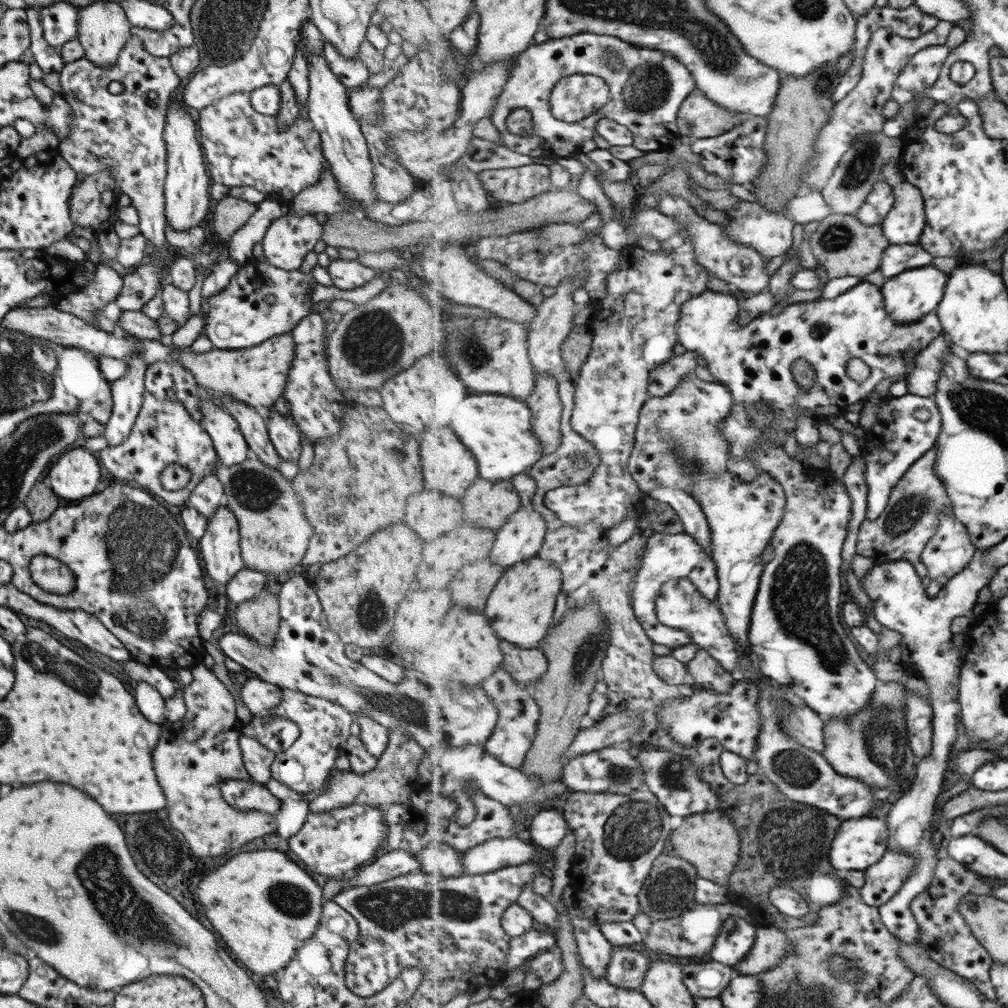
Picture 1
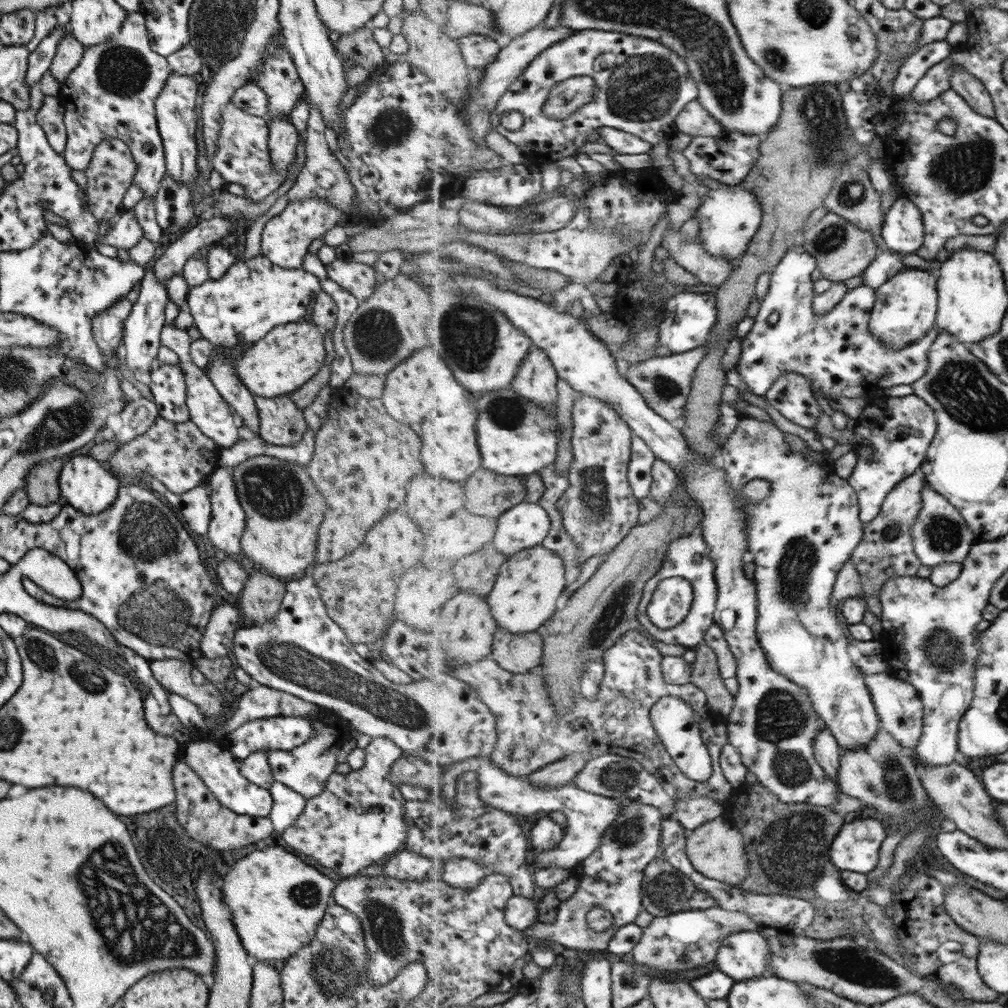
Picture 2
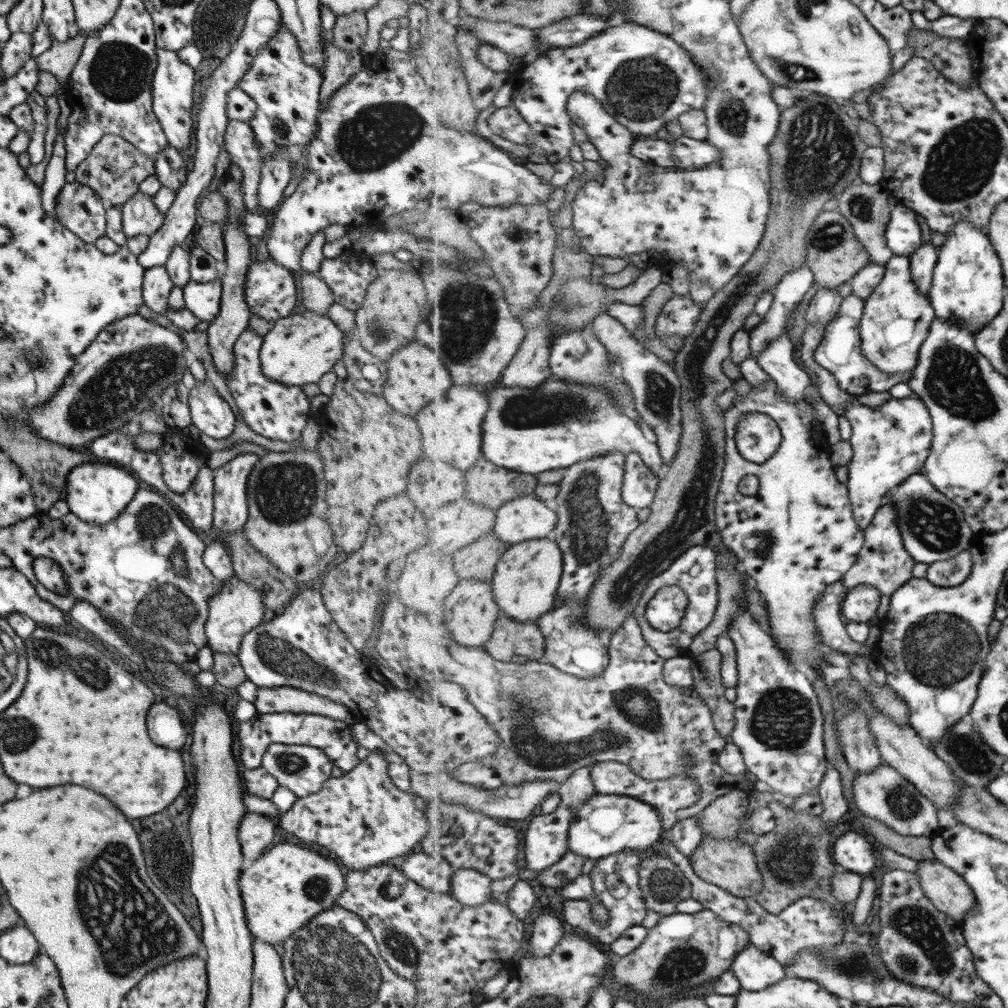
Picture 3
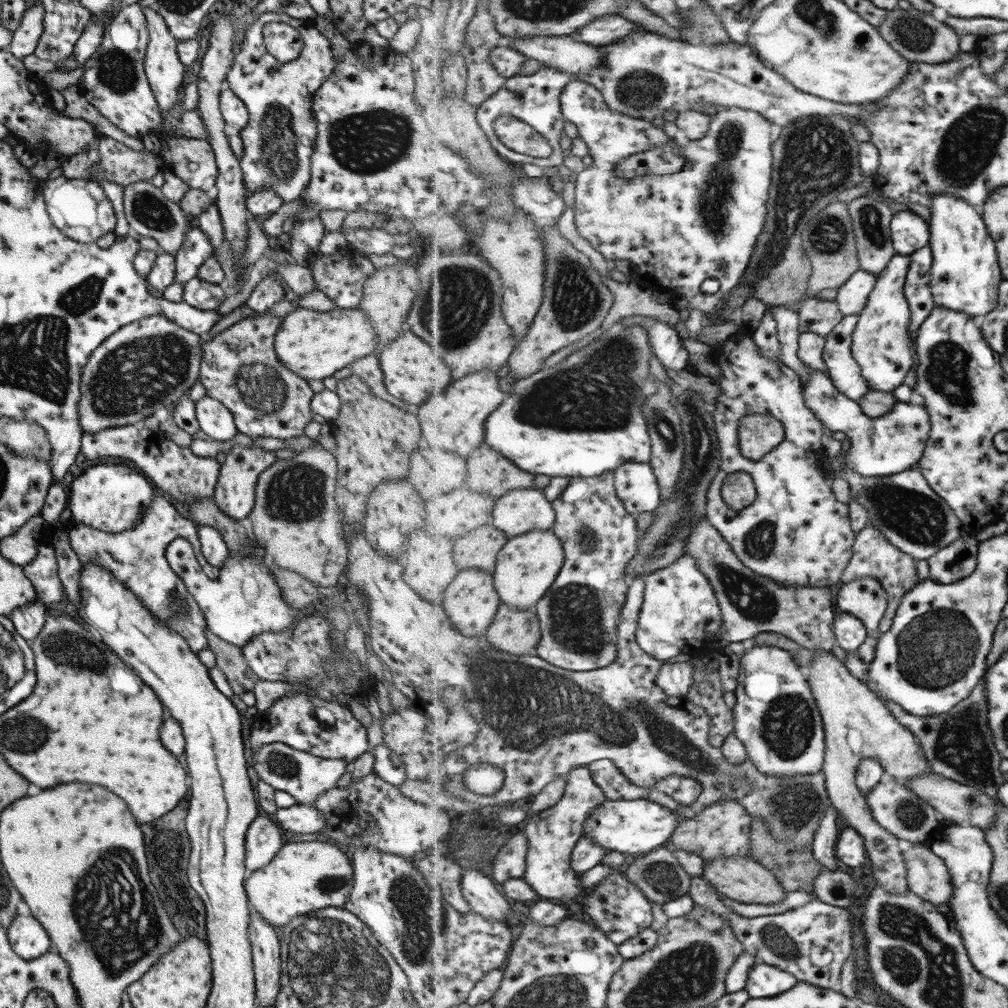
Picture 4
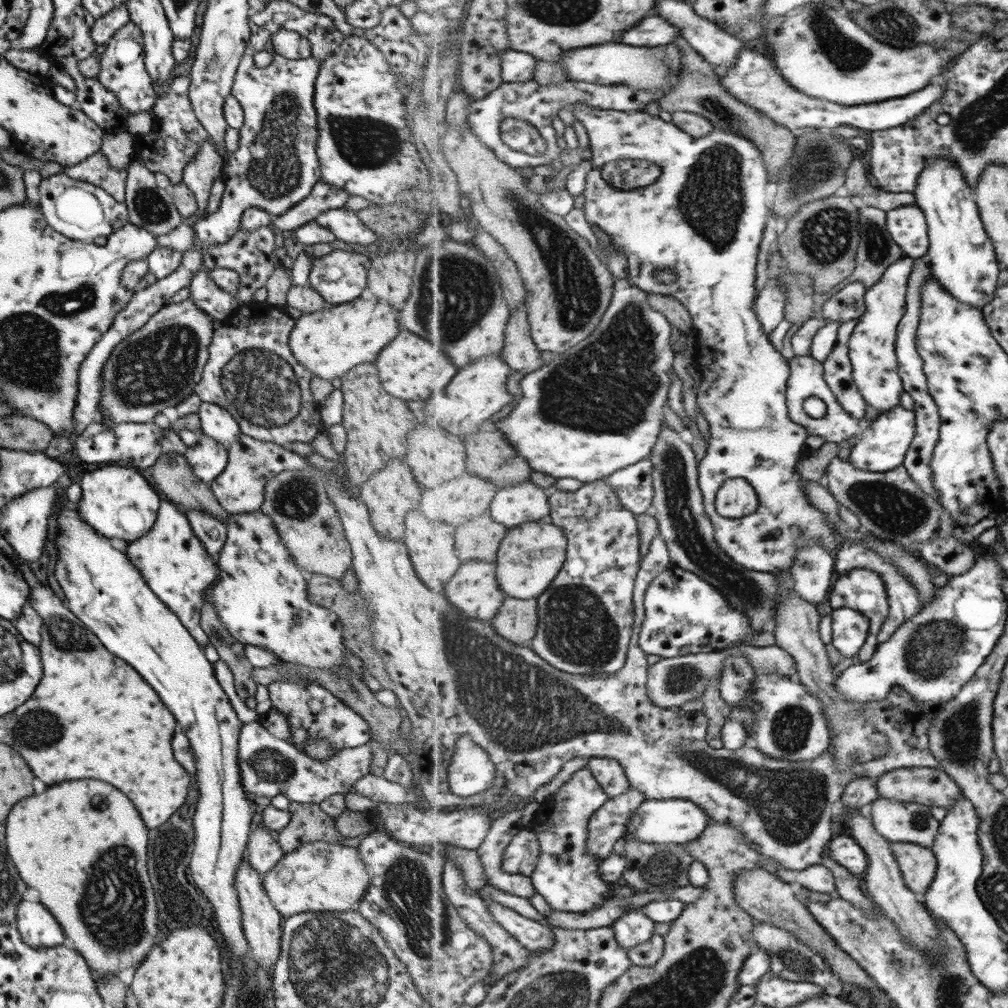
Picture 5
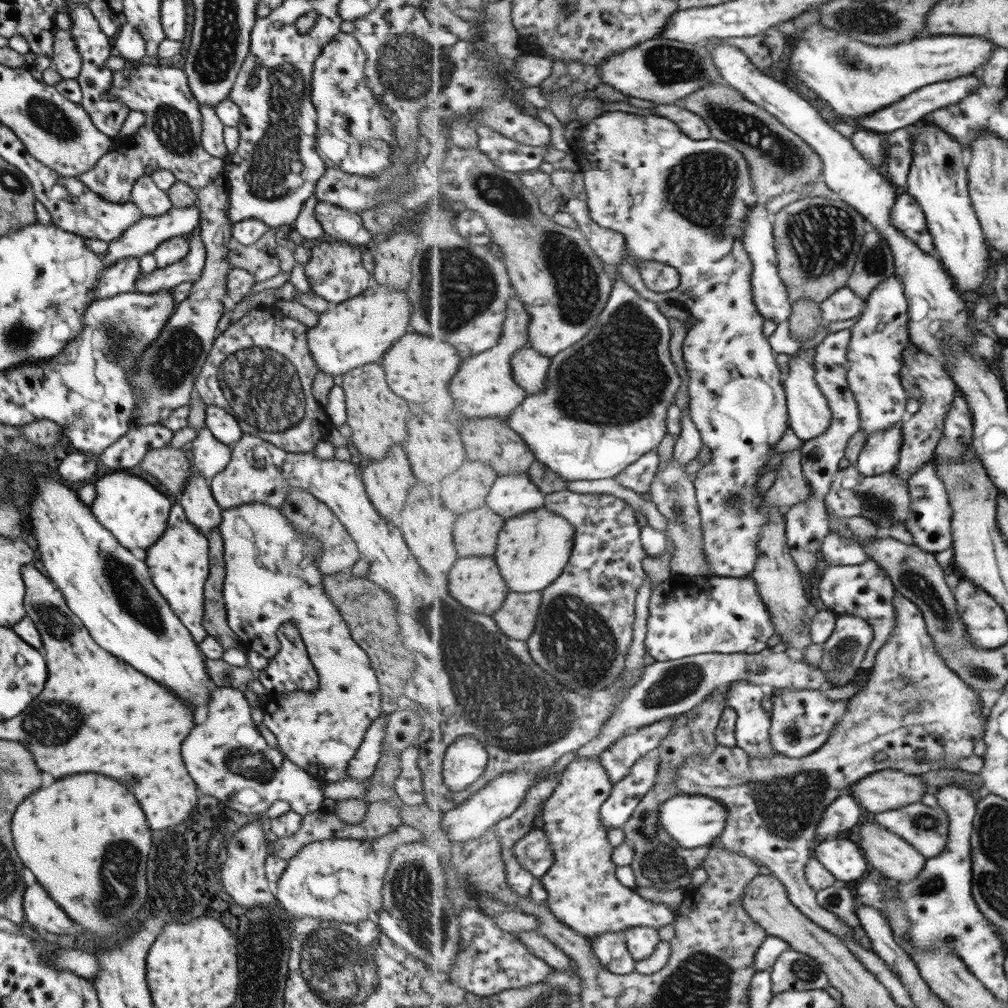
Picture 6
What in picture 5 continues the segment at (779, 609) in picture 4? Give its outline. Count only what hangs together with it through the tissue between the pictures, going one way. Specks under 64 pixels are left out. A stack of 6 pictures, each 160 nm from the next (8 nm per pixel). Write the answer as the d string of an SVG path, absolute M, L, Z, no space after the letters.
M662 426L662 434L652 451L654 460L654 502L660 524L660 534L670 549L672 566L694 572L718 588L737 608L751 618L752 627L759 631L774 632L780 603L781 580L775 573L759 572L735 562L718 543L714 523L706 512L699 485L698 461L693 448L675 430Z

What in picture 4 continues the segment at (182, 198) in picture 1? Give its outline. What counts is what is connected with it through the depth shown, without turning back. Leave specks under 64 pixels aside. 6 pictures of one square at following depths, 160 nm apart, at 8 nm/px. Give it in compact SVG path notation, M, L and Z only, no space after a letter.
M142 8L142 13L146 20L148 32L148 41L143 61L144 73L157 106L163 112L169 112L177 104L177 94L183 88L181 86L181 78L183 78L184 65L179 62L176 53L177 41L170 35L163 18L148 8Z

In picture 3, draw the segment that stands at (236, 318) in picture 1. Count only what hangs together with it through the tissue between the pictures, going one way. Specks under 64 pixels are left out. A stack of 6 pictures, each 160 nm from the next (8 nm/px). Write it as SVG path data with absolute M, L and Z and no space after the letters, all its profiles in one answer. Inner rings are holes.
M271 259L259 263L251 262L244 282L244 299L250 314L257 314L263 318L267 326L271 325L275 319L289 316L297 302L293 273L293 271L275 264ZM220 274L211 282L187 282L182 286L183 304L199 321L212 321L219 310L221 296Z

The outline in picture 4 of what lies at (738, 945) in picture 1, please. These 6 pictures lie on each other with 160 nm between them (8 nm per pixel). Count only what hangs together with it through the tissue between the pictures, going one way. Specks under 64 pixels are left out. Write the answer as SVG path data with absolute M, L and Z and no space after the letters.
M761 961L751 969L745 989L749 991L751 997L763 998L782 995L799 983L800 980L794 974Z

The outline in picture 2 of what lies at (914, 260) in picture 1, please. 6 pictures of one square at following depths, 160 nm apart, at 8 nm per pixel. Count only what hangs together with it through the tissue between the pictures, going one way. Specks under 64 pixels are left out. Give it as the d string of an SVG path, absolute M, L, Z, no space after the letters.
M896 250L880 252L871 266L862 274L863 284L871 288L879 288L899 271L907 269L908 267L905 267L901 260L902 255L904 254Z

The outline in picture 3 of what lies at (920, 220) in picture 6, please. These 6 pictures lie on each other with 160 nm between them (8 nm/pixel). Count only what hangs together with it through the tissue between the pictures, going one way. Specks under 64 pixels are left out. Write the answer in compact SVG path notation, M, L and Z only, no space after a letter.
M903 204L892 209L886 237L888 245L896 255L909 258L923 242L923 228L917 220L918 213Z

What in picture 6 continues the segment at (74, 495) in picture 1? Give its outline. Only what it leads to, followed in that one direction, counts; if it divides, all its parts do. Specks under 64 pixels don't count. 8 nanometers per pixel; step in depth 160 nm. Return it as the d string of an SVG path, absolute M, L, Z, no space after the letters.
M126 470L103 475L92 485L95 487L95 496L89 506L92 515L123 548L146 550L163 534L172 505L167 494L157 491L151 484Z

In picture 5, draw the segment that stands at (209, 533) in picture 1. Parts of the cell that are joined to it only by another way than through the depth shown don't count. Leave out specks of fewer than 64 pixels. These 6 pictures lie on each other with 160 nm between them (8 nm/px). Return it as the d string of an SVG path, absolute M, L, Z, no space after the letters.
M240 433L227 451L227 462L219 474L207 486L211 489L220 508L229 515L257 511L263 504L265 483L283 470L307 469L310 465L304 457L272 442L261 442Z

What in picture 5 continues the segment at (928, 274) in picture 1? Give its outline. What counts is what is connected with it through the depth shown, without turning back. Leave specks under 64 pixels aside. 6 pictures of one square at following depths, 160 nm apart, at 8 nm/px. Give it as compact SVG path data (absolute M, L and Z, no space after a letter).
M905 256L892 264L881 280L866 292L866 313L858 318L858 326L850 340L850 358L854 366L854 380L858 382L867 405L875 407L881 413L889 413L902 404L906 391L900 376L898 358L898 326L906 315L907 291L910 276L916 268L915 259Z

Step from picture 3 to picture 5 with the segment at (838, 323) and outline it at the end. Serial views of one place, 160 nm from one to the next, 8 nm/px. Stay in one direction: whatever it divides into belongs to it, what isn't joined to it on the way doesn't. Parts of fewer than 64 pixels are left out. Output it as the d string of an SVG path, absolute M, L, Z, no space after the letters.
M859 319L844 321L840 326L833 351L823 359L826 381L830 384L835 397L842 402L843 409L855 419L863 419L867 412L867 401L854 380L854 366L850 358L850 340Z

